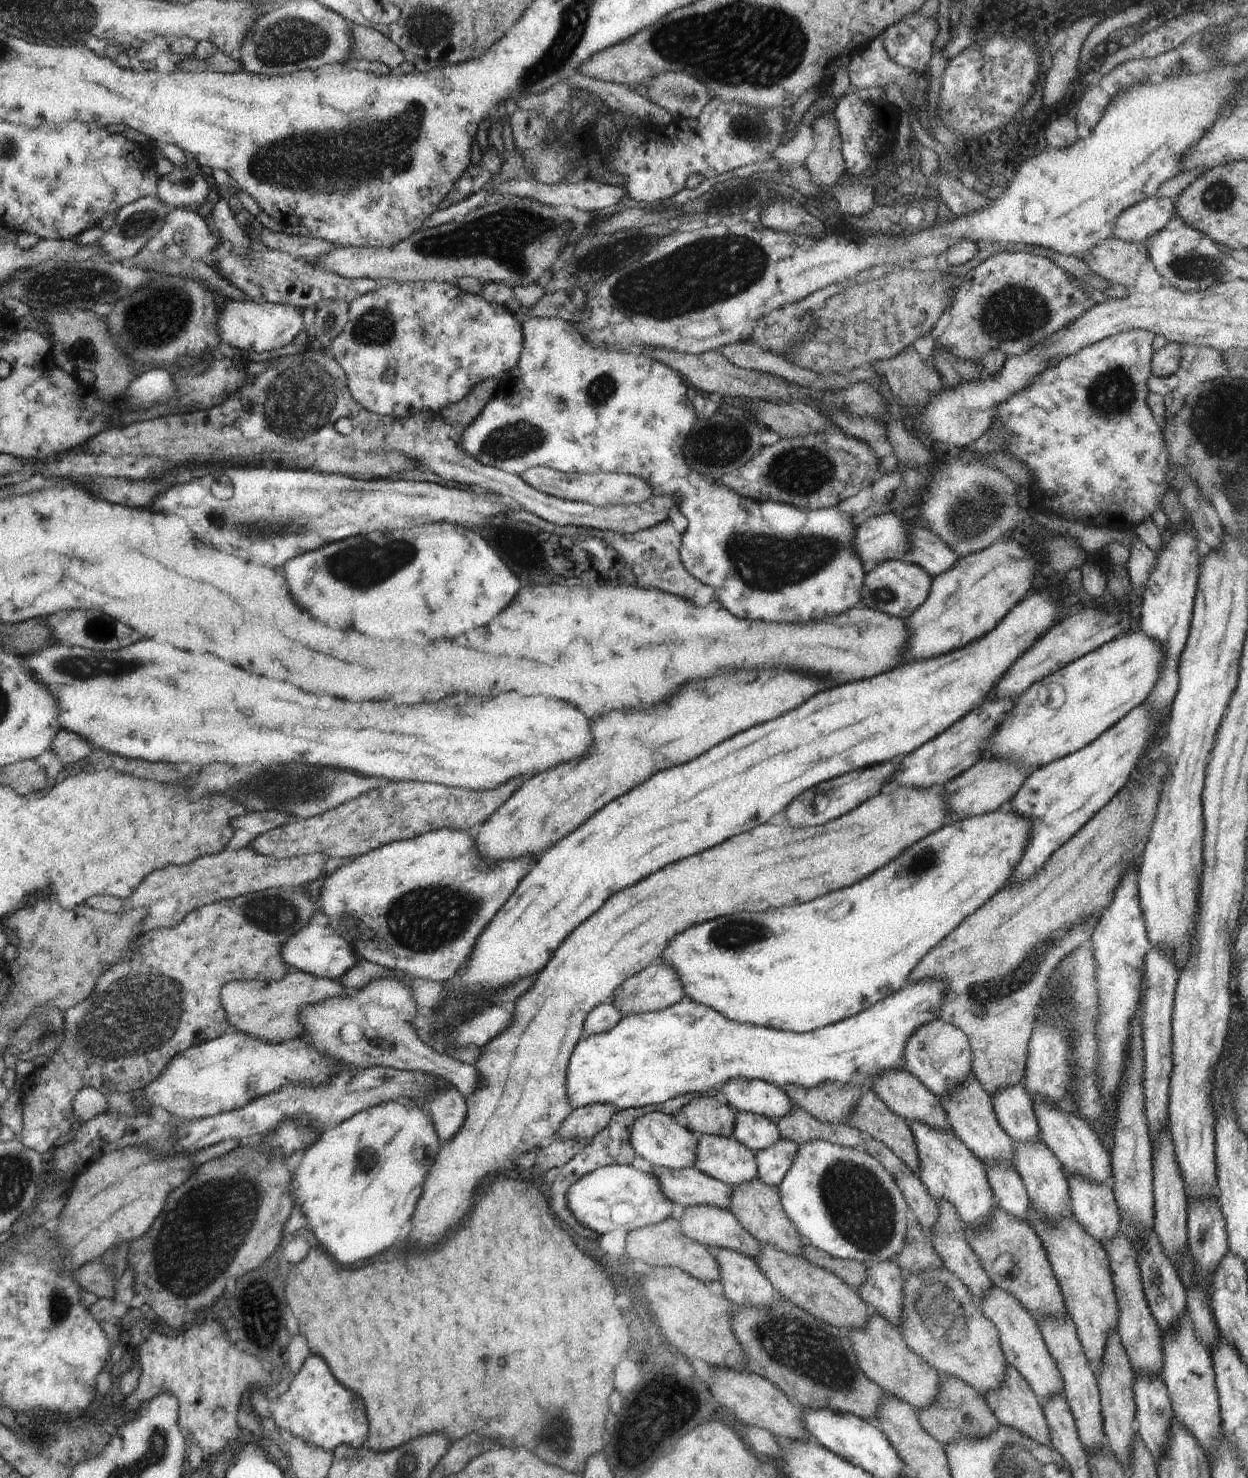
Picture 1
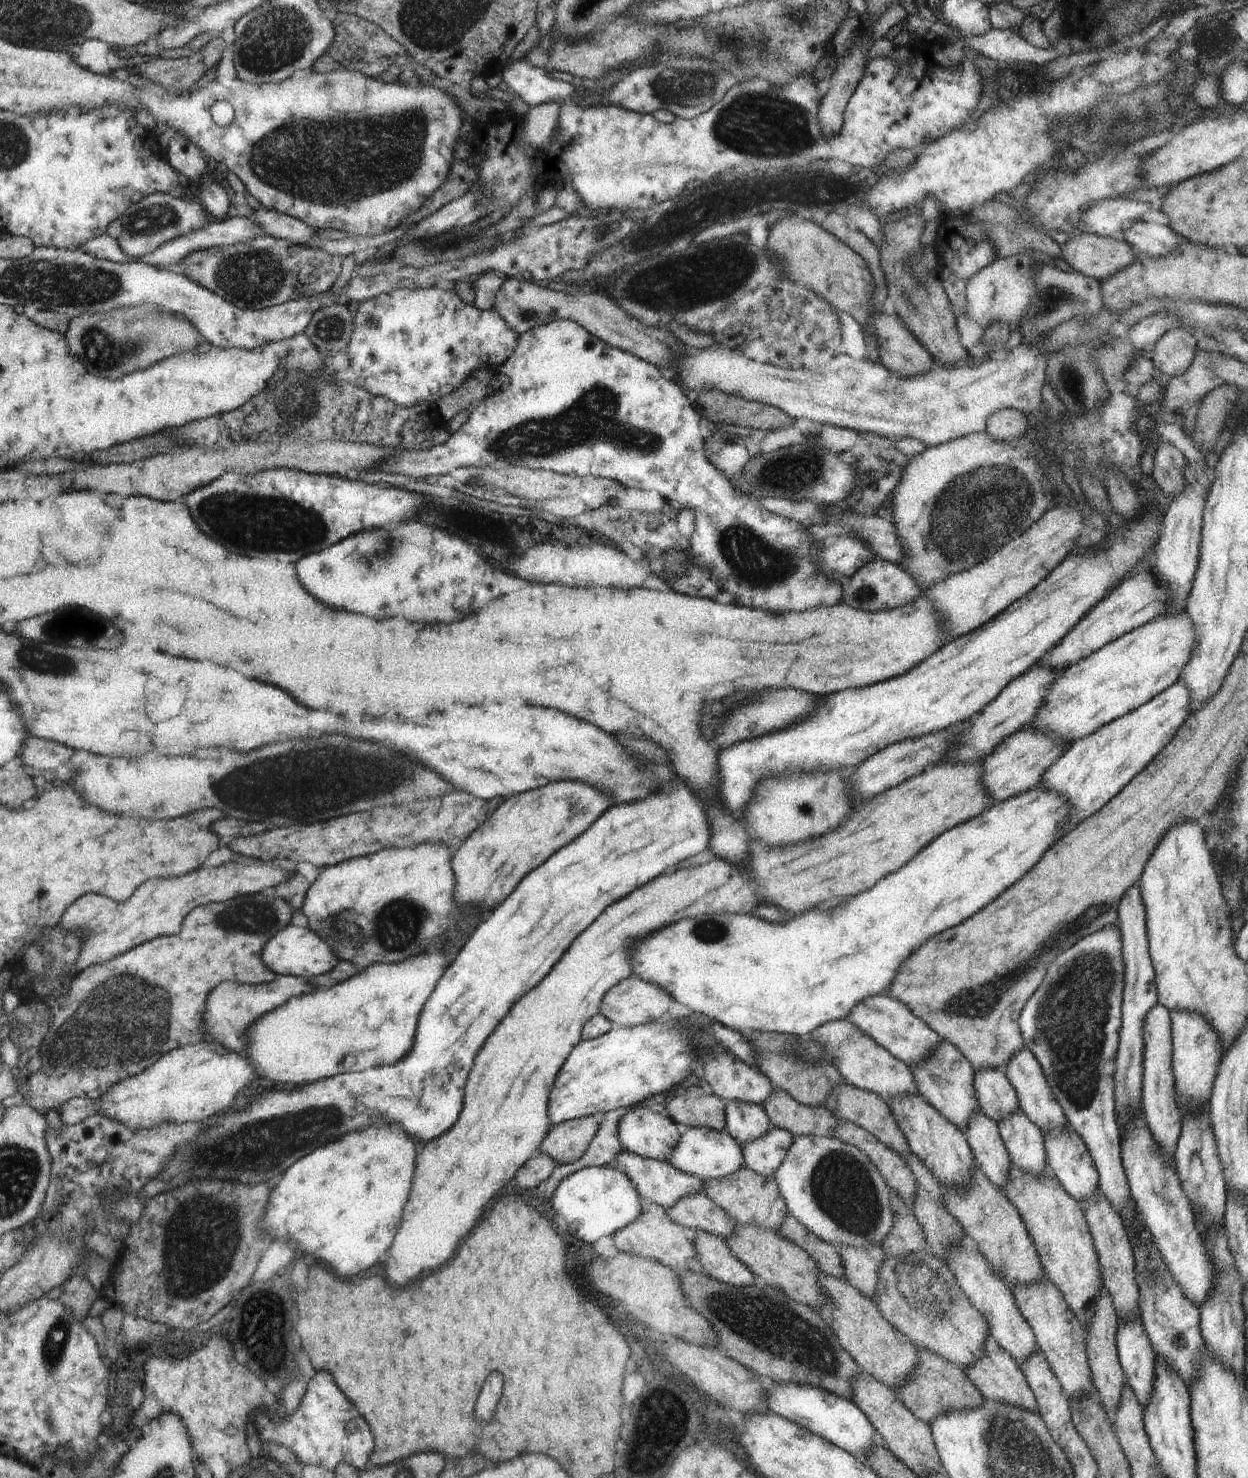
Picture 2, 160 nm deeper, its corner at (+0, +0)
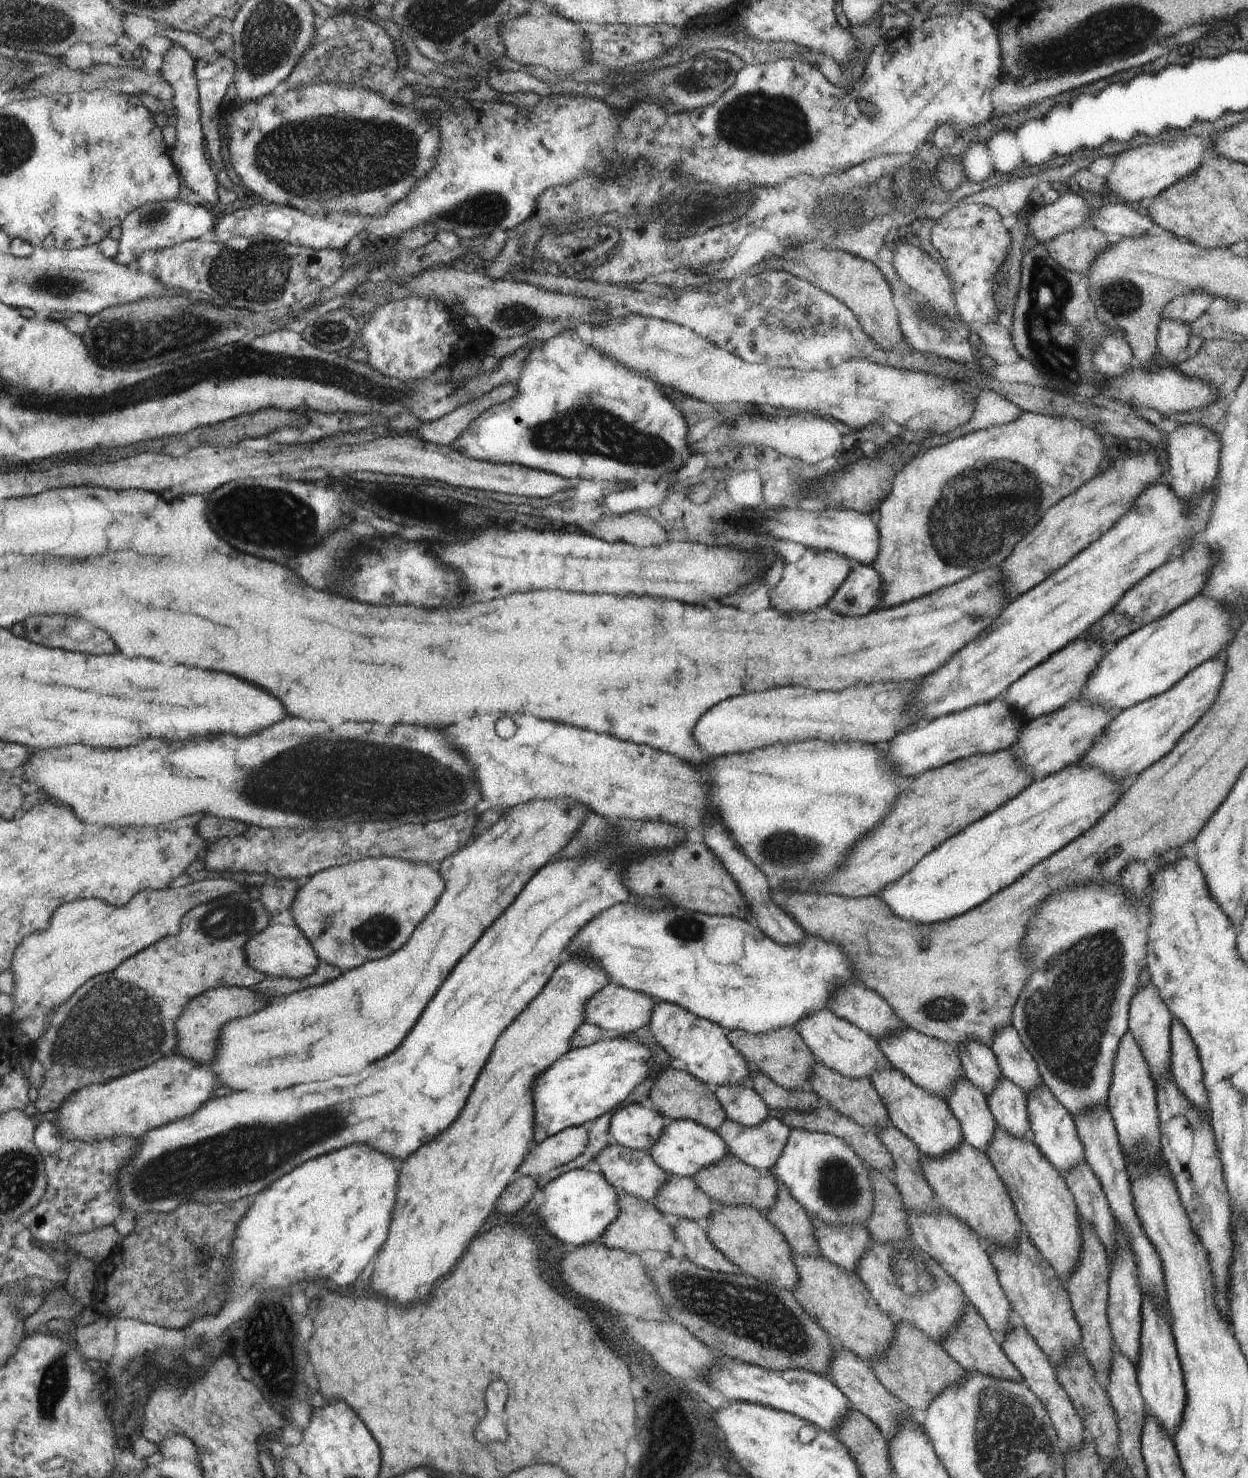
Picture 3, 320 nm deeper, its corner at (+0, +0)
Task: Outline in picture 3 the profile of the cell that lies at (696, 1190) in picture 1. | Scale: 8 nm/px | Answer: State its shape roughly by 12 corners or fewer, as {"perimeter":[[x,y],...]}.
{"perimeter":[[617,1143],[593,1168],[616,1189],[652,1204],[668,1174],[648,1151]]}

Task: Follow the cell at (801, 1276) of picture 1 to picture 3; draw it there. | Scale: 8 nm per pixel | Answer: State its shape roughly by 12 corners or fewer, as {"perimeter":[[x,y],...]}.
{"perimeter":[[715,1206],[705,1233],[745,1275],[792,1292],[786,1238],[750,1206]]}

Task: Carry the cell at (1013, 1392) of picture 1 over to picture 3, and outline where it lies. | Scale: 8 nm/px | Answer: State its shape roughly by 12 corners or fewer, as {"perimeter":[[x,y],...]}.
{"perimeter":[[968,1302],[942,1348],[964,1369],[1023,1382]]}

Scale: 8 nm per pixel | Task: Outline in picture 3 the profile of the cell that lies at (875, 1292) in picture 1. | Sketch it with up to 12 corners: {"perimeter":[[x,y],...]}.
{"perimeter":[[816,1218],[822,1255],[847,1272],[873,1241],[860,1224],[830,1228]]}

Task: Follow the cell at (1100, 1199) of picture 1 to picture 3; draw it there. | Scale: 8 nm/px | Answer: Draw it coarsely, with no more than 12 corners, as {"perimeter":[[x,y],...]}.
{"perimeter":[[1040,1084],[1032,1142],[1058,1172],[1086,1162],[1072,1116]]}

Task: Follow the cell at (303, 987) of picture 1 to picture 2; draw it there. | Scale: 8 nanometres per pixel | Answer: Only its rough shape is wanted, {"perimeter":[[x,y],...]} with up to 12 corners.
{"perimeter":[[279,975],[222,981],[208,994],[205,1040],[245,1050],[243,1034],[289,998],[316,987]]}

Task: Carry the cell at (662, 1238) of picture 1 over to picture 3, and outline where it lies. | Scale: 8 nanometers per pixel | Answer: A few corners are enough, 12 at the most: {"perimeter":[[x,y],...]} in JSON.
{"perimeter":[[620,1191],[600,1238],[610,1249],[670,1254],[672,1226],[652,1203]]}

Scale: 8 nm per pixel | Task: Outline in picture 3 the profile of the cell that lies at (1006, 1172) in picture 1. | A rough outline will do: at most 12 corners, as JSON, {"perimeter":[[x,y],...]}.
{"perimeter":[[964,1077],[948,1109],[964,1141],[988,1152],[996,1122],[987,1098]]}

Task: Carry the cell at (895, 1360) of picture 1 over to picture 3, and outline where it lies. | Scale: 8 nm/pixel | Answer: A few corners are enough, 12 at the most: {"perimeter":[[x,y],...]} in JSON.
{"perimeter":[[793,1253],[791,1293],[864,1362],[884,1354],[894,1320],[856,1272]]}

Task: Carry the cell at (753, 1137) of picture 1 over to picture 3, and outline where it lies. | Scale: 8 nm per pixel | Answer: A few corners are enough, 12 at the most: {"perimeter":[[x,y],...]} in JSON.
{"perimeter":[[750,1085],[710,1086],[738,1125],[754,1127],[770,1109]]}

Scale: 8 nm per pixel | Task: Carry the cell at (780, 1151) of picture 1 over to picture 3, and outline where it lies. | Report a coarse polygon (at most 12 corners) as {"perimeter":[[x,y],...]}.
{"perimeter":[[770,1115],[746,1127],[728,1119],[717,1134],[731,1155],[772,1171],[791,1128]]}

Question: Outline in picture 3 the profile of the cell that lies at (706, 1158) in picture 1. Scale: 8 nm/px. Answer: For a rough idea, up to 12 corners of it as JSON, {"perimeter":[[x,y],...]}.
{"perimeter":[[667,1120],[648,1151],[668,1175],[693,1178],[730,1150],[716,1131]]}

